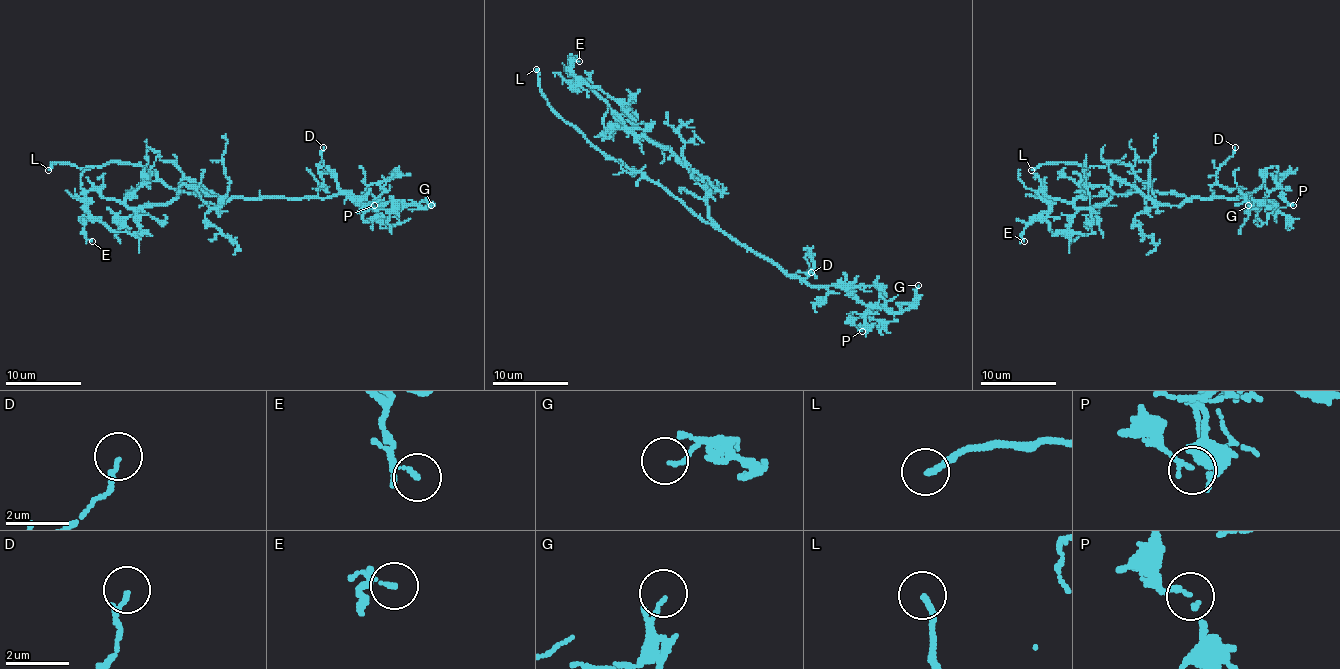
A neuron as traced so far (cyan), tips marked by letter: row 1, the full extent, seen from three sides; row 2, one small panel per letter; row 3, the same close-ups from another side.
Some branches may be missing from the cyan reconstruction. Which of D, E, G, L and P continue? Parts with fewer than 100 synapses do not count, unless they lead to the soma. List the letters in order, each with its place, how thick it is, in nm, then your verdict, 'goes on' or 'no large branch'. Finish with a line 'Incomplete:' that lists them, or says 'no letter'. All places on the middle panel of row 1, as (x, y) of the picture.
D: at (811, 272); 140 nm thick; no large branch
E: at (579, 61); 100 nm thick; no large branch
G: at (918, 285); 100 nm thick; no large branch
L: at (536, 69); 200 nm thick; goes on
P: at (862, 331); 90 nm thick; no large branch
Incomplete: L

